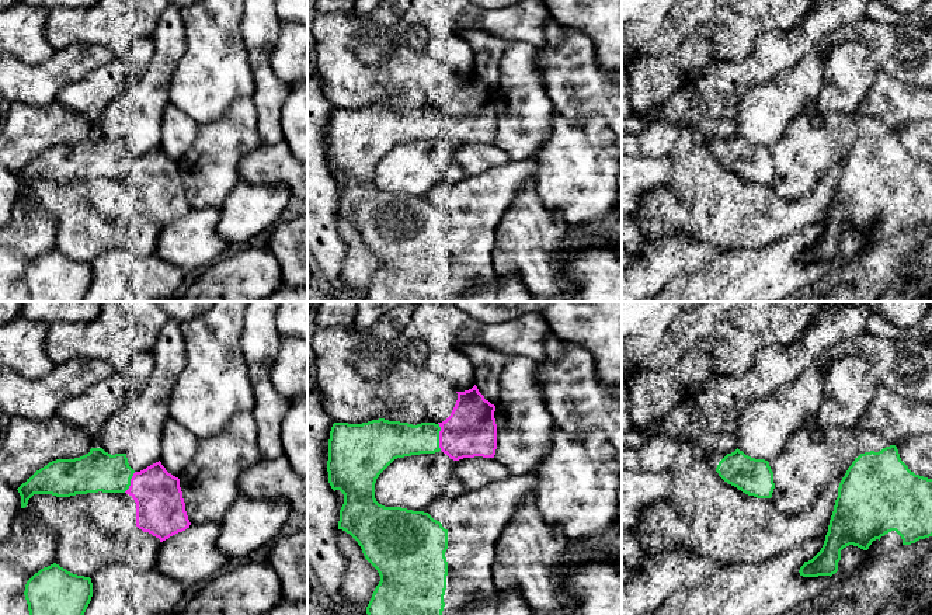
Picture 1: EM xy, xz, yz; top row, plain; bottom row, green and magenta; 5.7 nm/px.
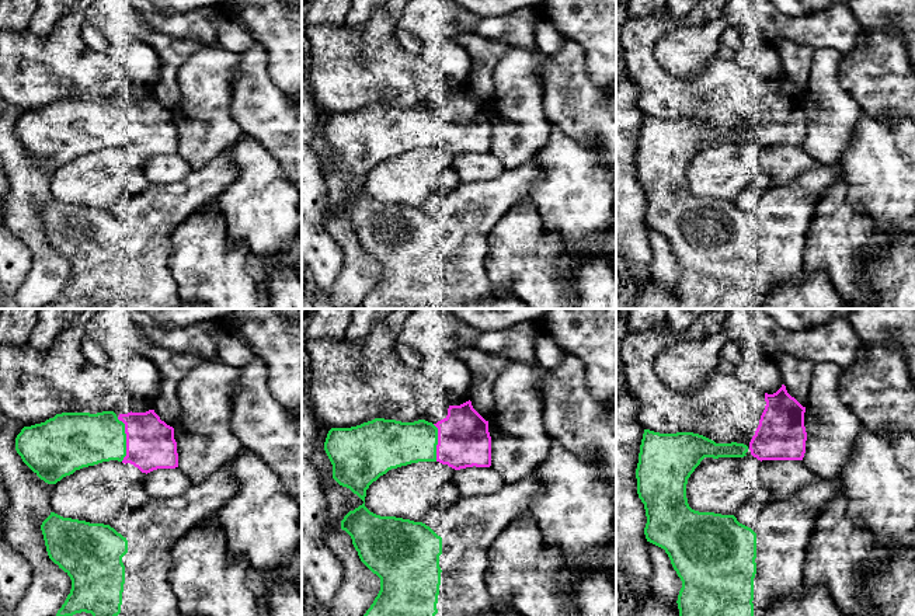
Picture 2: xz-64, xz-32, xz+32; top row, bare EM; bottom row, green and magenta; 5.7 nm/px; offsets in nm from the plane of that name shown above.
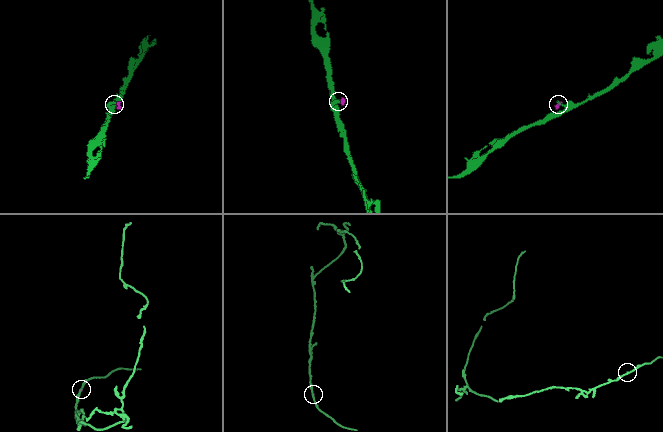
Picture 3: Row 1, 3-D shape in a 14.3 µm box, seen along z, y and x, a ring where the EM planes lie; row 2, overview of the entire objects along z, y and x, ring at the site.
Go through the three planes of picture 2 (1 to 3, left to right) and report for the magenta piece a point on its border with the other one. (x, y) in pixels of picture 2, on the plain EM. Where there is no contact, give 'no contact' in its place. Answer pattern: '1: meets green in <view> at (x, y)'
1: meets green in xz-64 at (125, 125)
2: meets green in xz-32 at (437, 128)
3: no contact

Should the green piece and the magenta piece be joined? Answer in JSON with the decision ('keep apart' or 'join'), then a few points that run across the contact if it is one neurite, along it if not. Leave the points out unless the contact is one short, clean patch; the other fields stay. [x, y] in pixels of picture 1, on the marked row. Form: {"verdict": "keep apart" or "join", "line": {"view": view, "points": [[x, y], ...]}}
{"verdict": "join"}

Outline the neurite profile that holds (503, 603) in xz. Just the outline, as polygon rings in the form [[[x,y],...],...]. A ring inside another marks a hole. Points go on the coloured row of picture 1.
[[[495,590],[487,601],[479,601],[463,611],[463,615],[535,615],[528,604],[514,591]]]

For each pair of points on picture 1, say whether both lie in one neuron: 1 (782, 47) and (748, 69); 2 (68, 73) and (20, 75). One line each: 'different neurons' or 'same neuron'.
1: same neuron
2: same neuron

